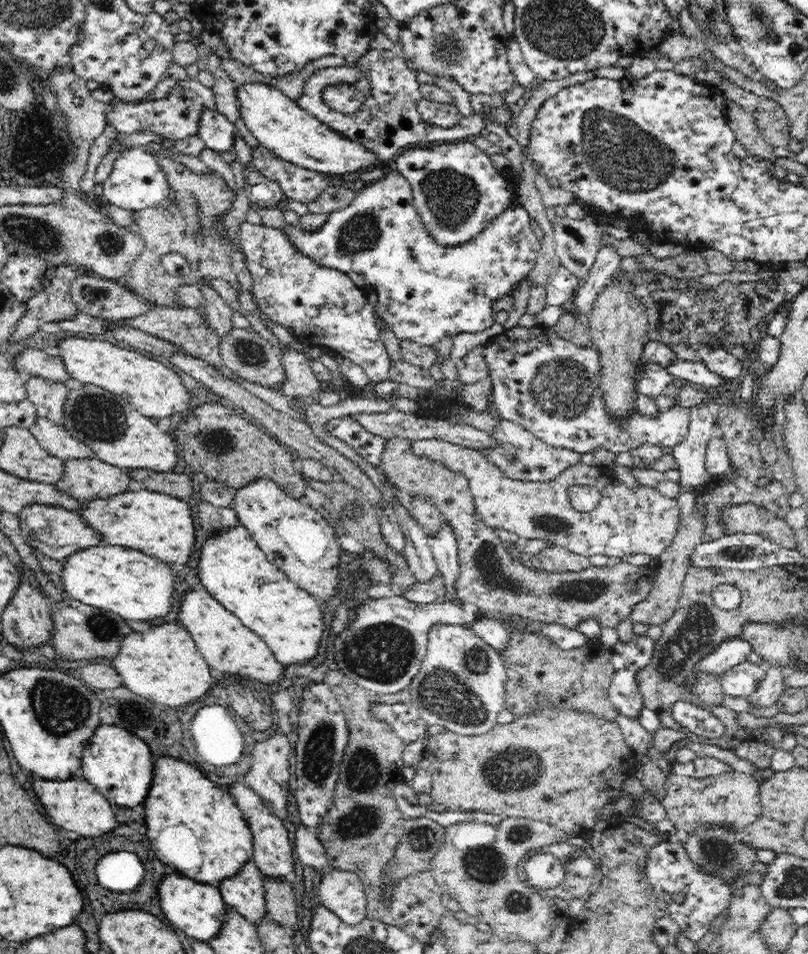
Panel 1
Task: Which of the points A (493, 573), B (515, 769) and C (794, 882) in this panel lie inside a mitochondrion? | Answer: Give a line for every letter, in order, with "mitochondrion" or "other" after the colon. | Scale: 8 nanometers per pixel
A: mitochondrion
B: mitochondrion
C: mitochondrion

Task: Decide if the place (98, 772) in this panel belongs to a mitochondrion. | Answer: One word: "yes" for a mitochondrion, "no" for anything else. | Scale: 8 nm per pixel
no

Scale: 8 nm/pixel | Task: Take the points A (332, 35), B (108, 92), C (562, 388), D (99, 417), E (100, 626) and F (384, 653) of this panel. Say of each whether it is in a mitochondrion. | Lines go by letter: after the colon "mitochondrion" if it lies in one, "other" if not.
A: other
B: other
C: mitochondrion
D: mitochondrion
E: mitochondrion
F: mitochondrion

